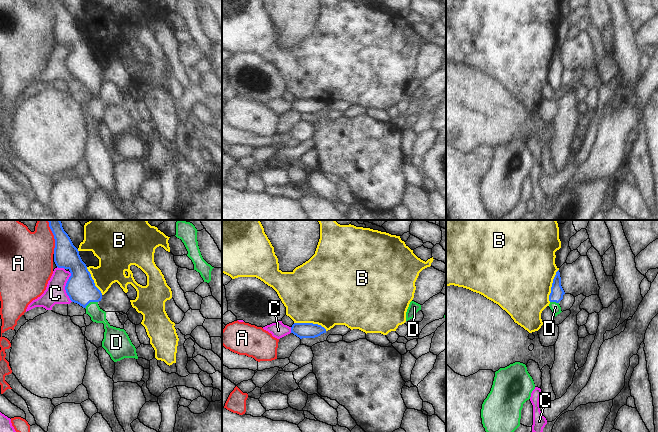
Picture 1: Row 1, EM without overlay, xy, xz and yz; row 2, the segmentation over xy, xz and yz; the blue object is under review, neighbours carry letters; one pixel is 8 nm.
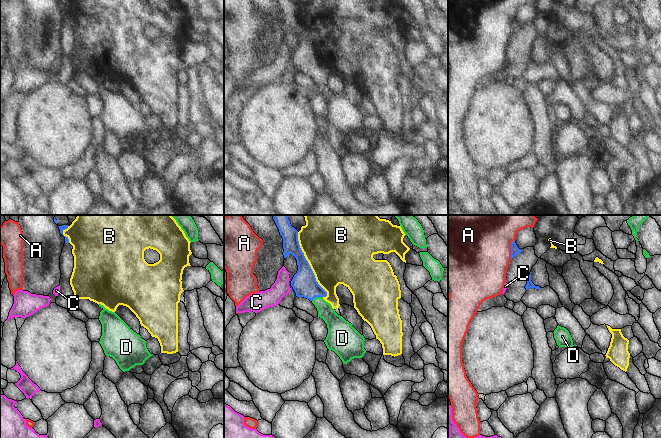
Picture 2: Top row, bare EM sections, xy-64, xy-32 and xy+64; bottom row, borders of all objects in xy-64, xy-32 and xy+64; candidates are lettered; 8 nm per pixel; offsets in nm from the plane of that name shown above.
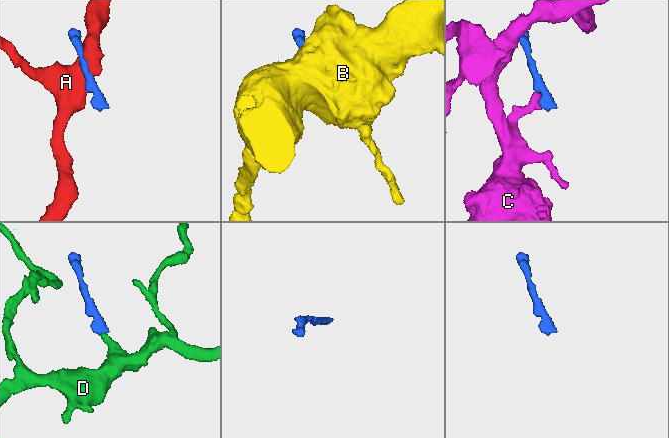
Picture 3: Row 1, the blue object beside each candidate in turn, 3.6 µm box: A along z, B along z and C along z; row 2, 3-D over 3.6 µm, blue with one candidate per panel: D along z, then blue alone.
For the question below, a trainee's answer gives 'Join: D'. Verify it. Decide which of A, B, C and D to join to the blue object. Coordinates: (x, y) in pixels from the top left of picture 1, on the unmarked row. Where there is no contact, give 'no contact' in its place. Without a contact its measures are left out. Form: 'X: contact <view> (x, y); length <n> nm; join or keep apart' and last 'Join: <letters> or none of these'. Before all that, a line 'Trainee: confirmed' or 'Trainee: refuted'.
Trainee: confirmed
A: contact xy (54, 14); length 240 nm; keep apart
B: contact xz (310, 99); length 280 nm; keep apart
C: contact xy (65, 63); length 240 nm; keep apart
D: contact xy (90, 77); length 120 nm; join
Join: D

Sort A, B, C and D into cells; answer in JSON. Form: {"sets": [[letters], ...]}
{"sets": [["A"], ["B"], ["C"], ["D"]]}

